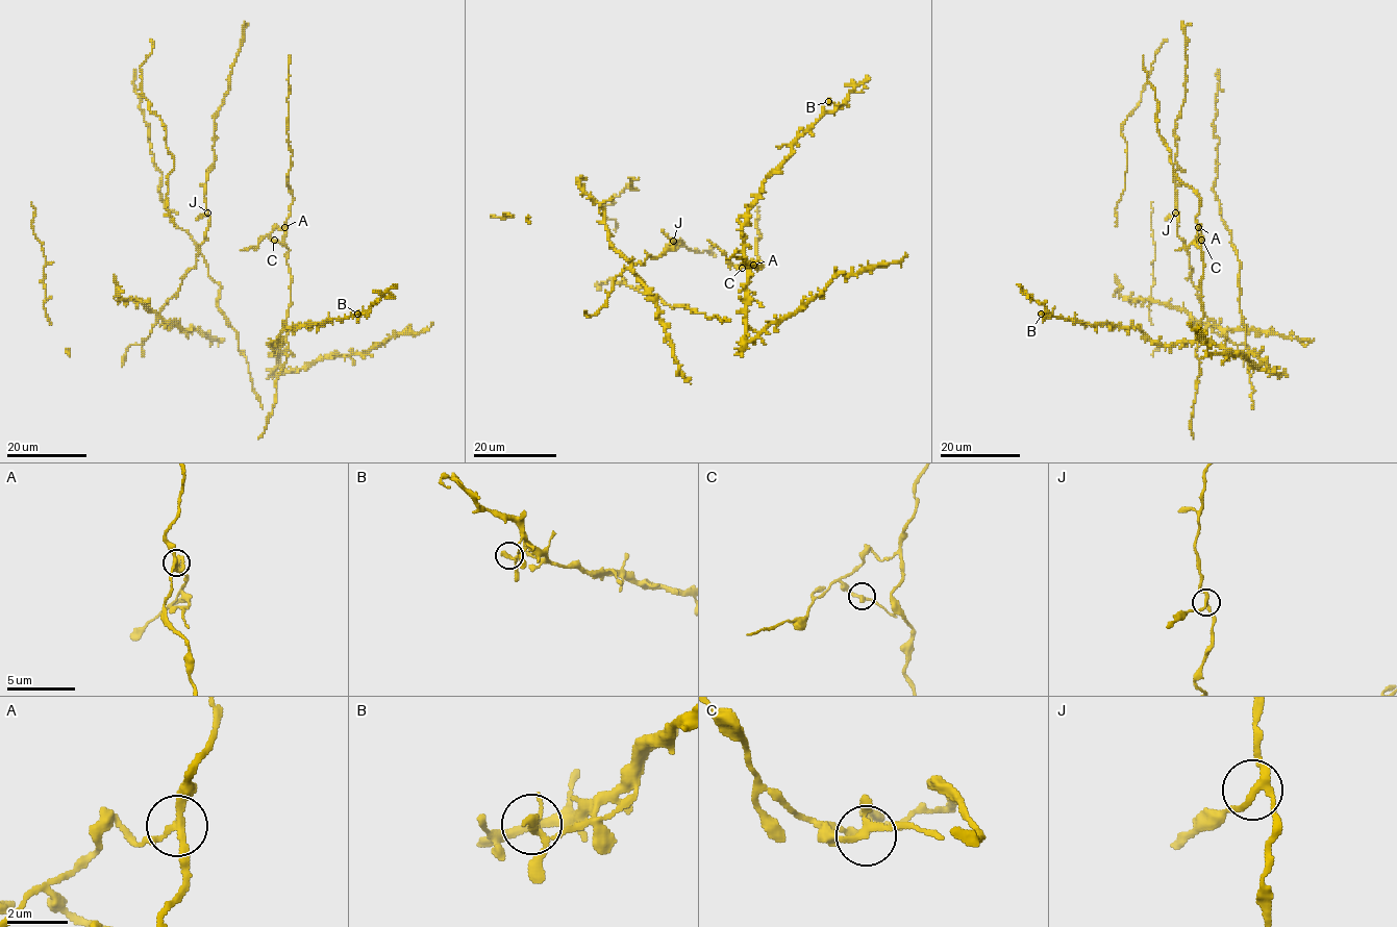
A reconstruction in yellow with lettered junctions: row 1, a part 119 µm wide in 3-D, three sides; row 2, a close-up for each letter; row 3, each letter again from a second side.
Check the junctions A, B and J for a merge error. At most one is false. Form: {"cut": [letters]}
{"cut": ["A"]}

